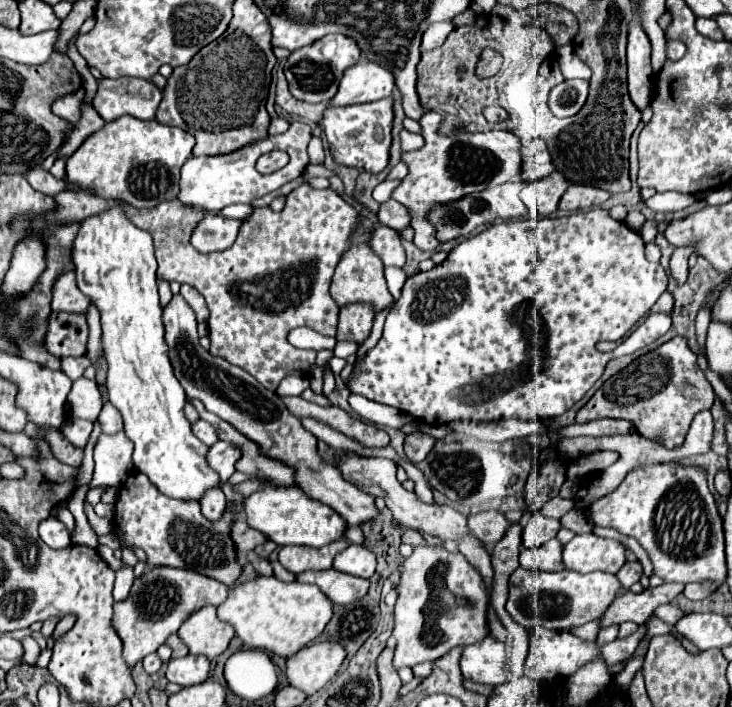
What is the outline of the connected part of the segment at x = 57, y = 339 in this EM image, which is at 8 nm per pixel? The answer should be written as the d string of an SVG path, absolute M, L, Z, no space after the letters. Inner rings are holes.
M50 312L48 332L46 332L46 350L56 358L84 356L88 344L88 322L86 314L66 314Z

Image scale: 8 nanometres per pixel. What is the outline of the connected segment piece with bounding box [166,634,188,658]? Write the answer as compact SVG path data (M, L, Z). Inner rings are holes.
M172 634L172 636L166 640L166 644L170 644L170 646L174 648L172 658L180 658L180 656L186 656L186 654L188 654L188 648L186 648L186 644L178 638L178 634Z

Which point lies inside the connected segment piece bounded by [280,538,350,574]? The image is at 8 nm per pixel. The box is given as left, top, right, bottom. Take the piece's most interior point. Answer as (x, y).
(297, 559)

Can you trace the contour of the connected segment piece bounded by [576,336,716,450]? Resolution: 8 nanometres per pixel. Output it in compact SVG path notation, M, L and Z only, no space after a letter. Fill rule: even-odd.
M676 336L656 350L638 356L632 364L606 380L590 398L590 402L578 410L576 422L586 424L600 418L628 420L644 438L660 436L662 446L674 450L684 444L692 418L700 410L708 410L714 402L714 396L716 394L700 370L688 340L684 336Z

